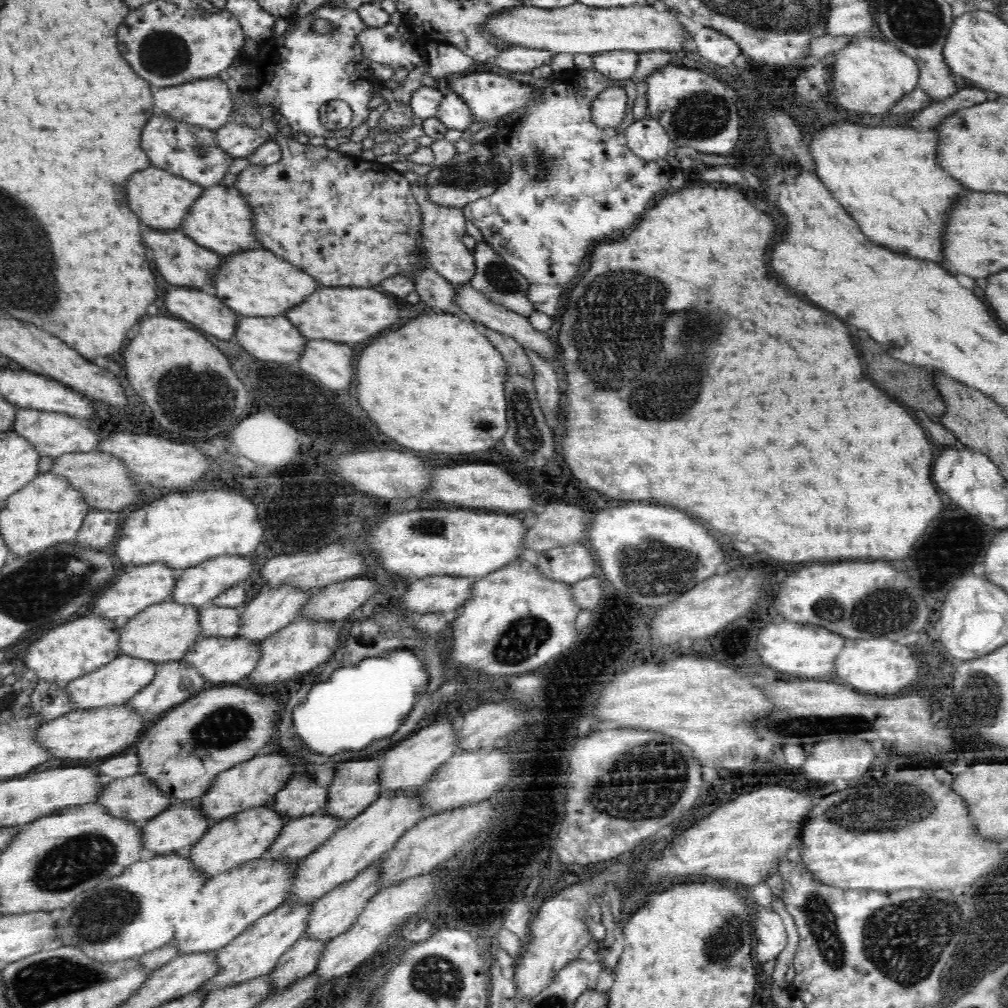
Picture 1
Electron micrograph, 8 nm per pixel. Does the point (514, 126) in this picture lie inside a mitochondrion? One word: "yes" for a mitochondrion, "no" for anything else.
yes

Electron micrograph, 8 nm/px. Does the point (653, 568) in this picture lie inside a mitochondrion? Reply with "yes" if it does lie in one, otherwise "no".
yes

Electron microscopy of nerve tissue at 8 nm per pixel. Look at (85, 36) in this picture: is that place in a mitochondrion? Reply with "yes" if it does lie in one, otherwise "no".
no

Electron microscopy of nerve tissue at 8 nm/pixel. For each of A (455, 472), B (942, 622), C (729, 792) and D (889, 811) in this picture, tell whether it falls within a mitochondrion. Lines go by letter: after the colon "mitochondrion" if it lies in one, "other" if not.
A: other
B: other
C: other
D: mitochondrion

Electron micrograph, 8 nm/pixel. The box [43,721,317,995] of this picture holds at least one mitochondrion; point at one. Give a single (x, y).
(102, 914)

